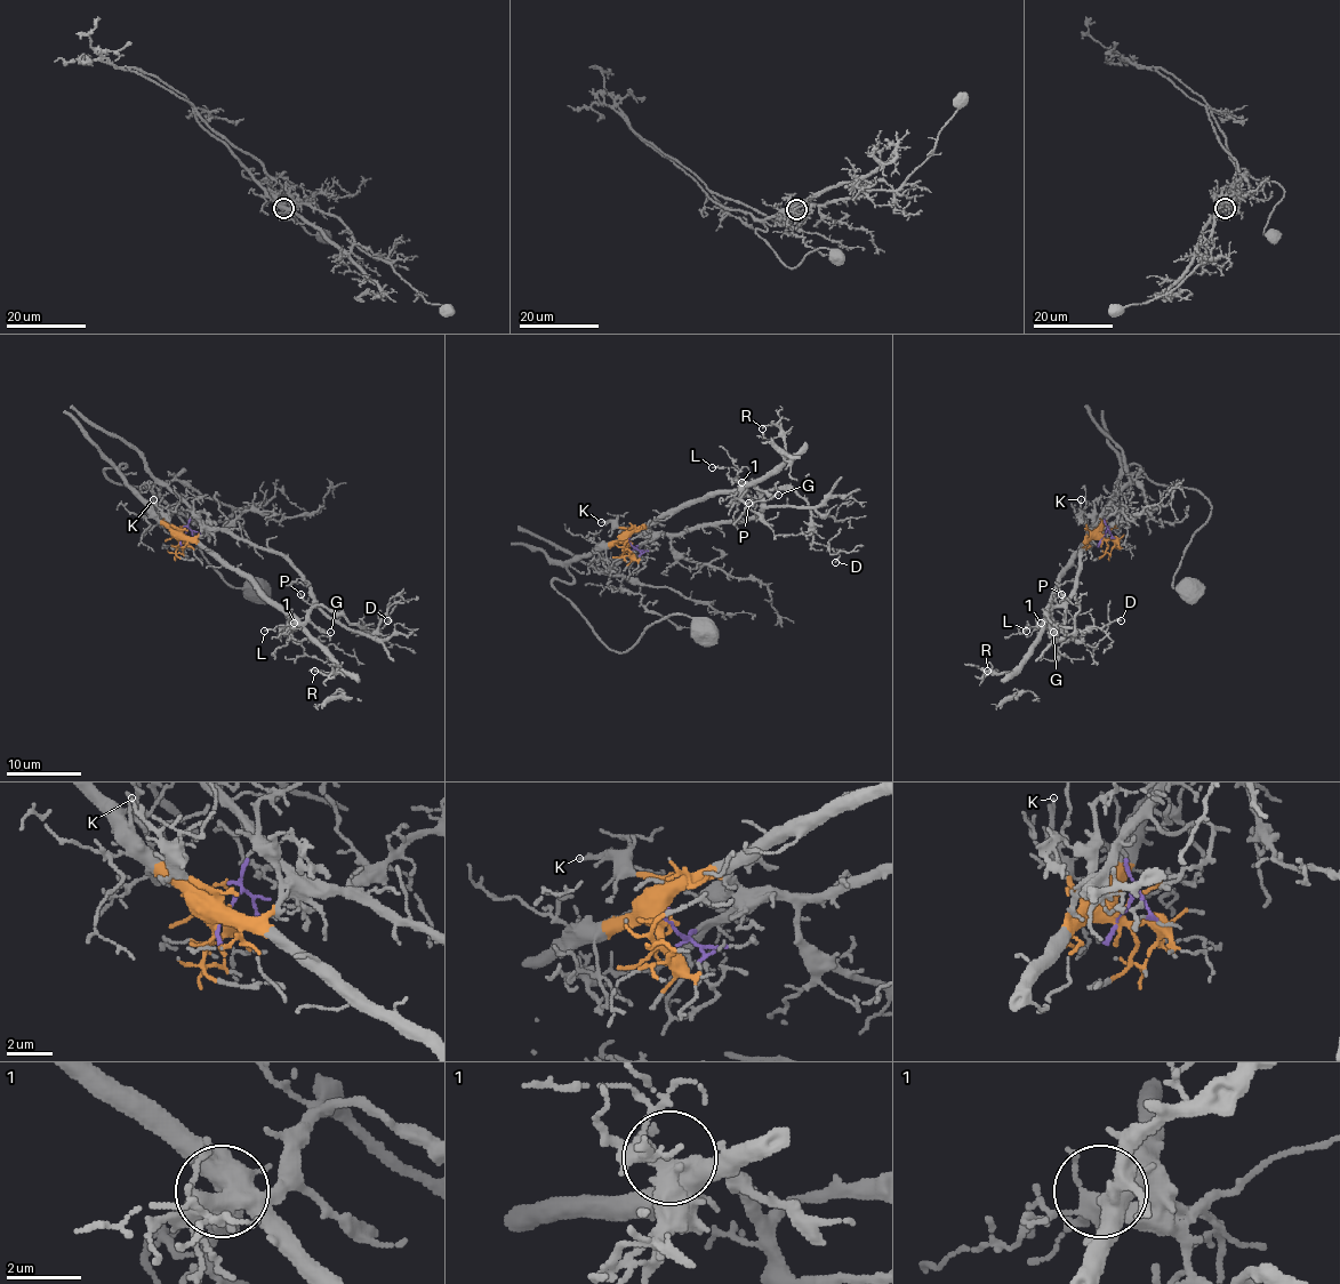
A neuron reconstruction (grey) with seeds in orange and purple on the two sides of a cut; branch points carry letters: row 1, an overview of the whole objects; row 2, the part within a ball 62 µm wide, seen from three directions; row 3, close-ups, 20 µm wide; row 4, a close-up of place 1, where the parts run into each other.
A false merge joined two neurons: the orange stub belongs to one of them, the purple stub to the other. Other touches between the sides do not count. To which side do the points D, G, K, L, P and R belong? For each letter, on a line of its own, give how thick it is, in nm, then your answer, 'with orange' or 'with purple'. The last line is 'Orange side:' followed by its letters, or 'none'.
D: 140 nm thick; with purple
G: 100 nm thick; with purple
K: 150 nm thick; with orange
L: 140 nm thick; with orange
P: 70 nm thick; with purple
R: 100 nm thick; with orange
Orange side: K, L, R

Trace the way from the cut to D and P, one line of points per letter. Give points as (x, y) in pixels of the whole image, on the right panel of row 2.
D: (1100, 539), (1106, 528), (1100, 518), (1082, 547), (1066, 628), (1105, 631), (1121, 619)
P: (1100, 539), (1106, 528), (1100, 518), (1082, 547), (1076, 584), (1058, 604), (1056, 599), (1061, 593)

